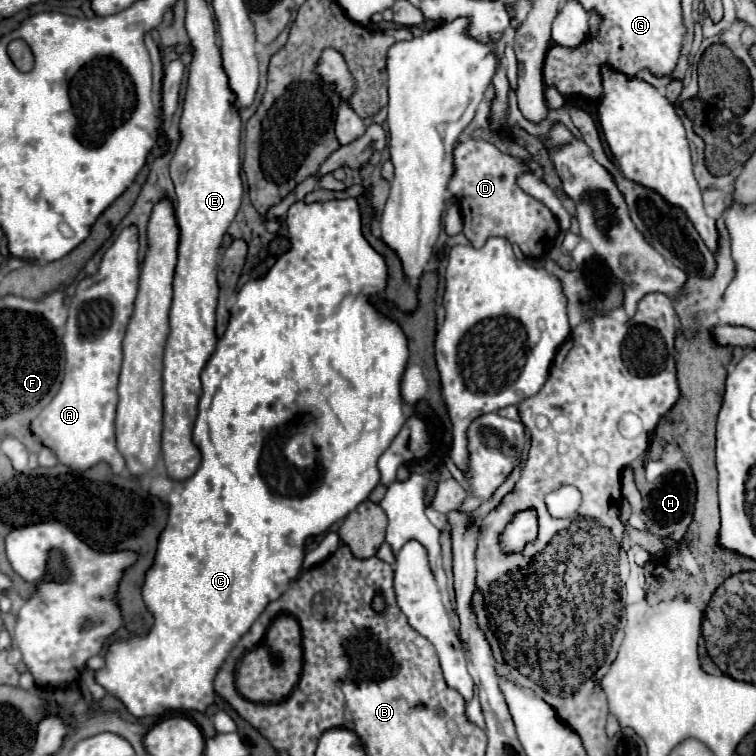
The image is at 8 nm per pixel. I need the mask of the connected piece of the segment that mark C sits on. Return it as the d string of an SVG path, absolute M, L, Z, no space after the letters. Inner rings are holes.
M334 199L324 203L294 203L286 213L286 227L290 235L290 249L276 259L276 263L268 269L268 273L260 279L250 279L236 295L236 303L230 309L230 323L224 337L218 341L214 355L206 363L200 379L202 379L202 397L198 419L194 425L192 441L202 453L202 465L198 471L186 481L166 481L162 475L152 477L150 493L168 505L168 521L164 531L158 535L158 547L152 567L146 571L142 583L142 599L152 615L154 623L150 631L140 637L130 633L128 639L116 639L108 645L106 665L94 671L94 681L102 685L110 695L120 699L124 707L136 717L156 717L168 711L200 711L204 713L208 705L214 703L214 677L230 655L236 641L250 629L250 625L258 619L264 607L278 599L284 589L296 579L304 559L304 539L326 533L336 521L344 519L350 511L354 511L372 489L380 483L380 471L376 467L378 457L388 449L396 433L402 429L404 401L400 395L400 381L408 361L408 339L400 325L388 317L384 317L372 303L372 295L380 295L386 291L388 283L388 267L384 257L372 249L372 245L362 235L362 215L358 199Z

